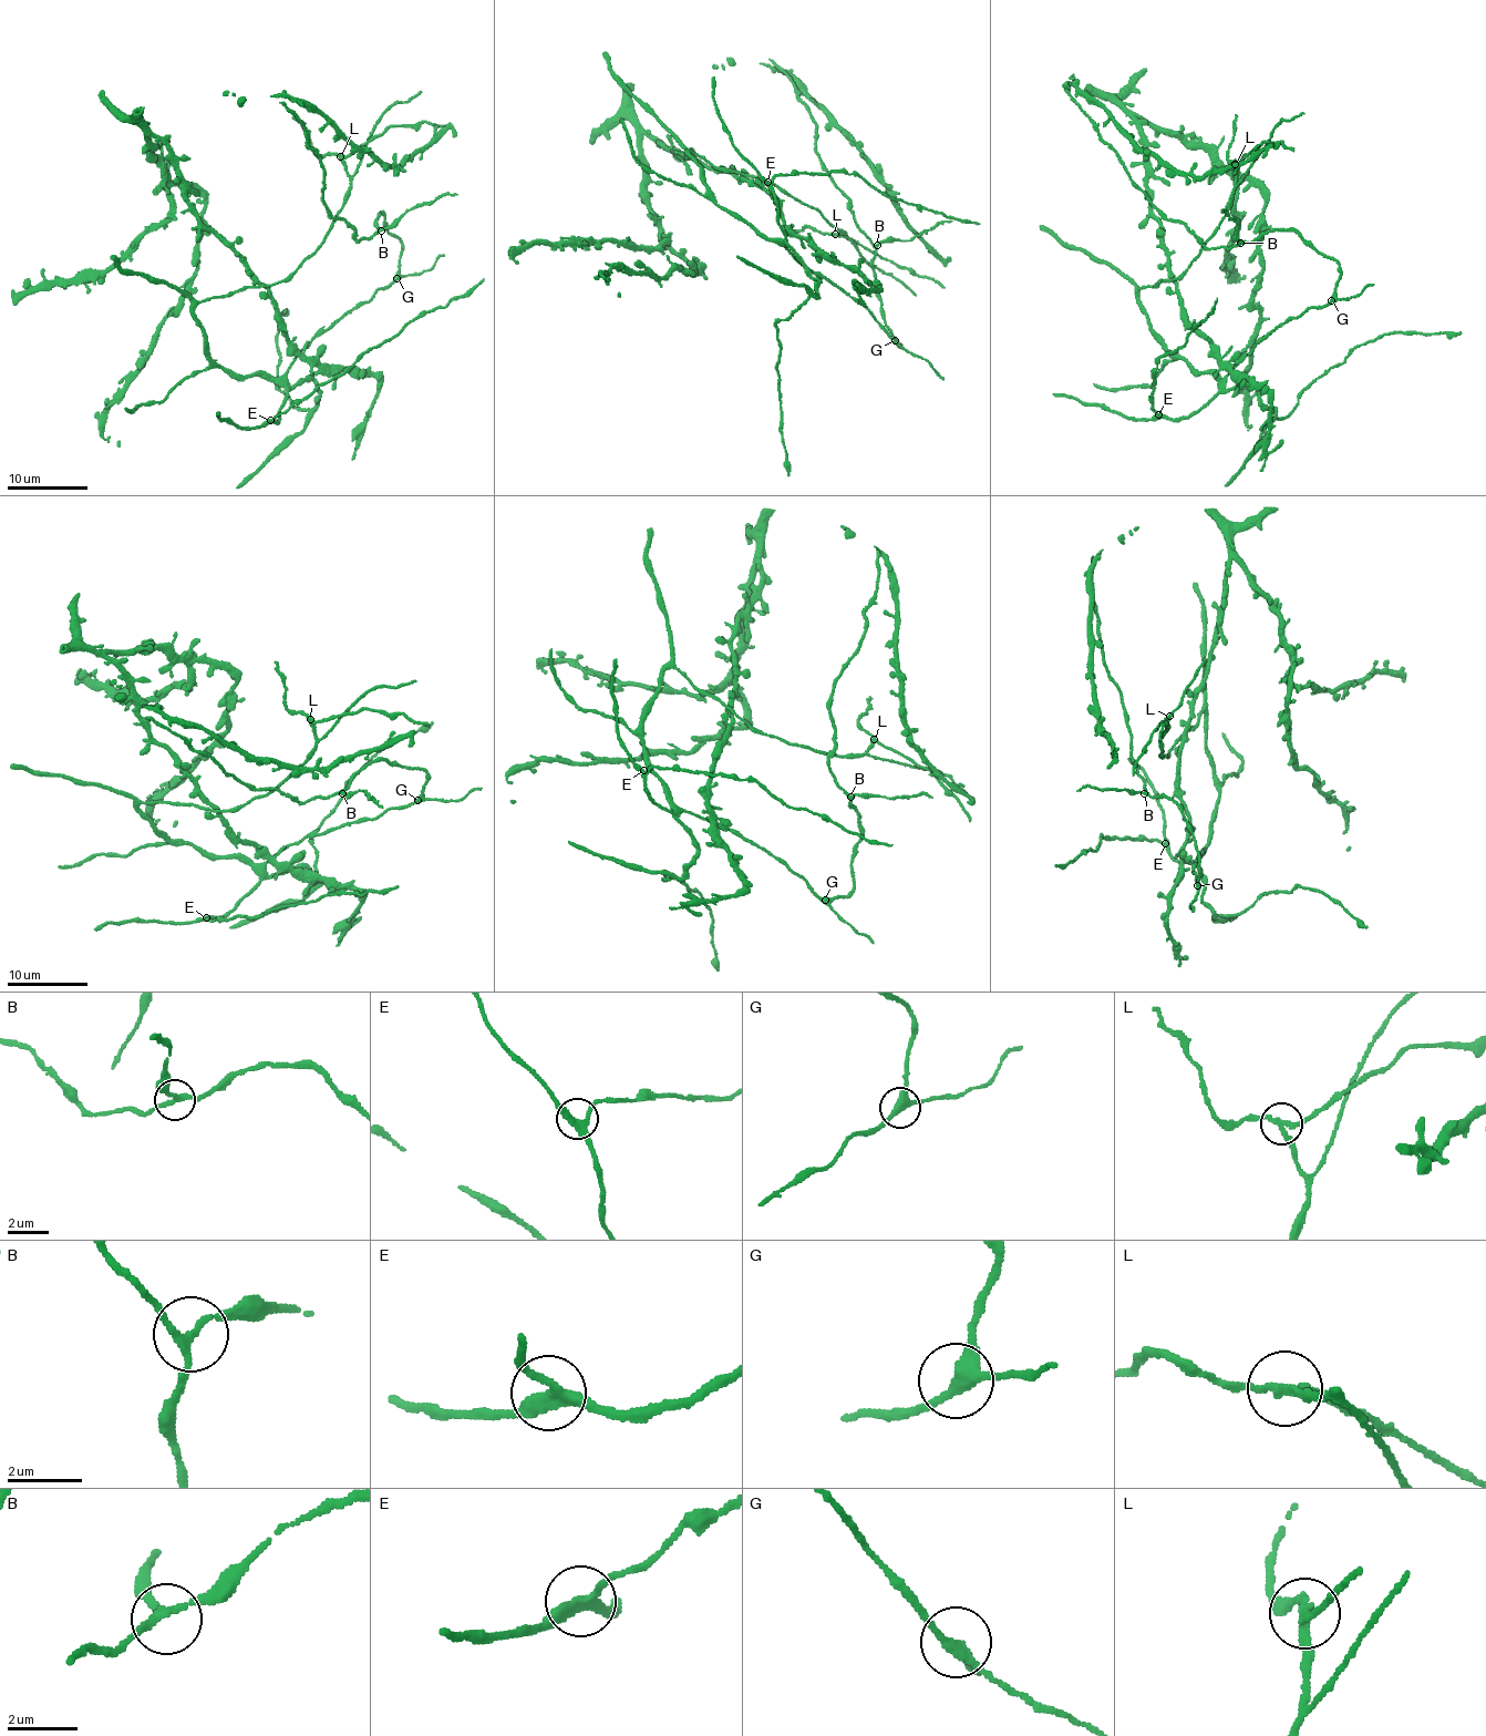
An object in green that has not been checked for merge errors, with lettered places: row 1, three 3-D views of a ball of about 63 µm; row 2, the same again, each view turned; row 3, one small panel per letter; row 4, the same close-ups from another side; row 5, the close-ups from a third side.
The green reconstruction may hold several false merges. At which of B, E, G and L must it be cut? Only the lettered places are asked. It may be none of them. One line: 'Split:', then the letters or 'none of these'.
Split: L

